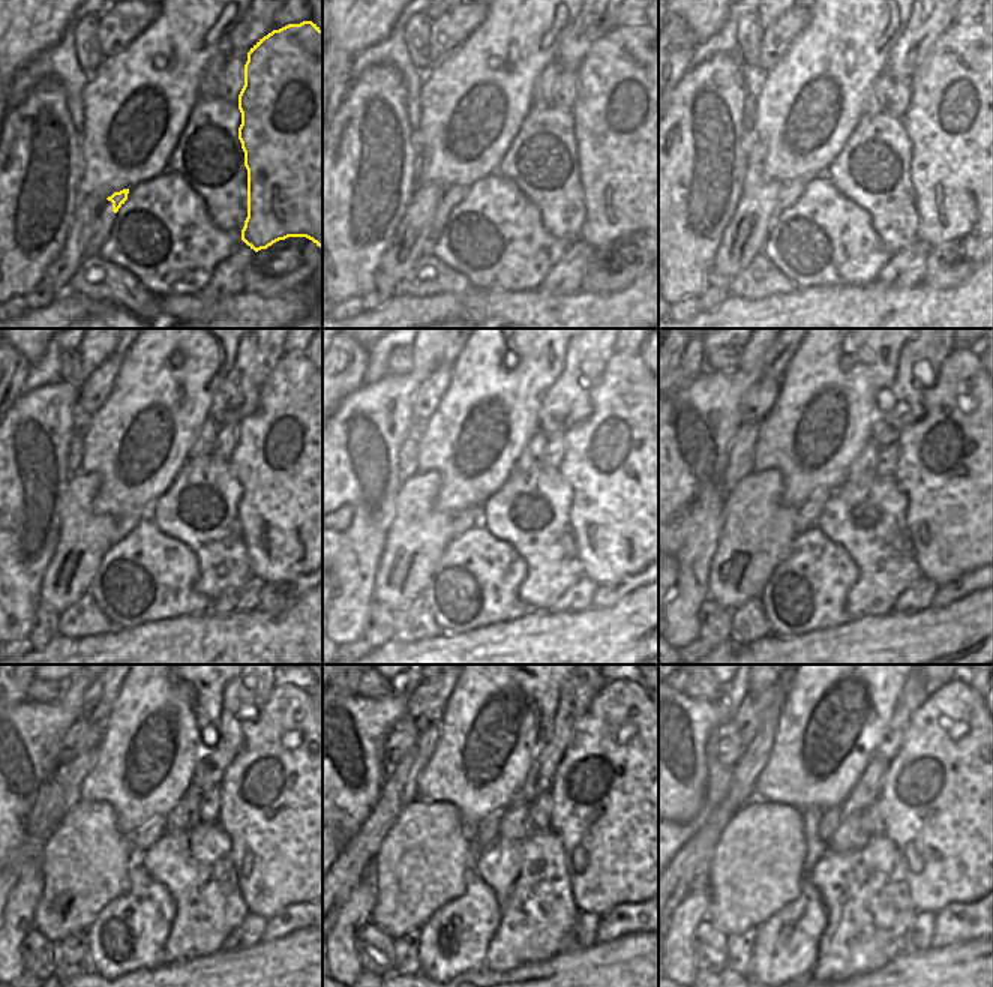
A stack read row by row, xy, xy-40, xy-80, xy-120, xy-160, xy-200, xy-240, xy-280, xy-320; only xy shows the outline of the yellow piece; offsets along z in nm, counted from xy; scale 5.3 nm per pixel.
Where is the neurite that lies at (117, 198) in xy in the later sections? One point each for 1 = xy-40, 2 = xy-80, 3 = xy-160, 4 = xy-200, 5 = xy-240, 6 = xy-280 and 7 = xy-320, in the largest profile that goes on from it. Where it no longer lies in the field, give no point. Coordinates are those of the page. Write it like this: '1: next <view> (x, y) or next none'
1: next xy-40 (453, 195)
2: next xy-80 (791, 191)
3: next xy-160 (465, 519)
4: next xy-200 (807, 513)
5: next xy-240 (149, 833)
6: next xy-280 (488, 830)
7: next xy-320 (831, 818)

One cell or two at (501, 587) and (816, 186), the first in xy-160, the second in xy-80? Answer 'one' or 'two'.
one

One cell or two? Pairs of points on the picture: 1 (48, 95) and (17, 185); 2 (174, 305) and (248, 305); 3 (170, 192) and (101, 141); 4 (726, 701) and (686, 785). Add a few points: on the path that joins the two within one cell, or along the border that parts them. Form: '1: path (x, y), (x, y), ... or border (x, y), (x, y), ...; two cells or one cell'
1: path (44, 117), (38, 138), (38, 162); one cell
2: path (192, 308), (200, 311), (230, 311); one cell
3: border (167, 168), (138, 182), (129, 191); two cells
4: path (705, 720), (686, 740), (686, 764); one cell

